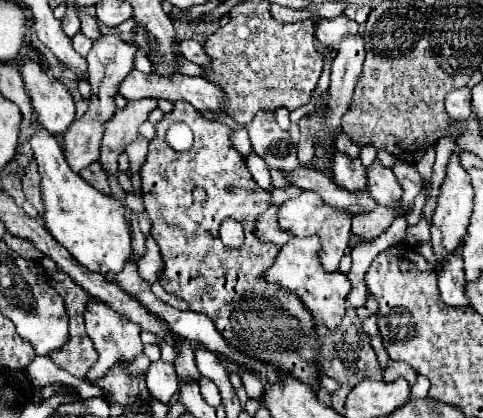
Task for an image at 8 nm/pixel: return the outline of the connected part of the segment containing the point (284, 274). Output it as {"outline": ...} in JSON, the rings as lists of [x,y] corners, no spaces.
{"outline":[[[293,236],[279,250],[273,266],[269,270],[265,270],[263,280],[279,284],[281,288],[293,292],[297,298],[301,298],[305,308],[311,310],[317,324],[323,324],[329,330],[333,330],[339,326],[339,322],[345,314],[345,298],[351,290],[351,284],[349,284],[345,274],[341,274],[341,272],[327,274],[323,270],[321,260],[319,260],[319,248],[321,248],[321,244],[319,244],[317,236],[309,236],[309,238],[295,238]]]}

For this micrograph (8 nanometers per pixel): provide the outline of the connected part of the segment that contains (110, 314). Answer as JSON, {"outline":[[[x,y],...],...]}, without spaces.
{"outline":[[[93,301],[87,306],[85,326],[87,326],[87,336],[93,340],[99,355],[97,362],[93,364],[89,374],[85,376],[87,384],[93,384],[97,380],[101,380],[115,362],[119,362],[119,360],[133,360],[135,356],[139,356],[143,352],[143,344],[141,344],[141,336],[139,336],[141,328],[135,322],[129,322],[127,318],[112,310],[103,302]]]}

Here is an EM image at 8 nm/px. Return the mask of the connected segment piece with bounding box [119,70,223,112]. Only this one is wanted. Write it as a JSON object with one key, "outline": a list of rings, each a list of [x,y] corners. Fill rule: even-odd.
{"outline":[[[131,70],[129,72],[129,76],[119,86],[119,94],[125,96],[127,100],[141,100],[141,98],[165,98],[165,100],[171,100],[171,102],[185,100],[185,102],[189,102],[197,110],[209,108],[213,112],[221,112],[221,102],[223,102],[223,96],[221,96],[219,86],[213,86],[205,78],[197,78],[197,76],[191,78],[191,76],[183,76],[183,74],[157,76],[155,72],[143,74],[139,70]]]}

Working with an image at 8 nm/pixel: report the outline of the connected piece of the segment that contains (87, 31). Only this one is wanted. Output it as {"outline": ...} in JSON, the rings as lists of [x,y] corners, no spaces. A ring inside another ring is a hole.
{"outline":[[[79,12],[79,20],[81,20],[81,32],[91,38],[91,40],[97,40],[101,36],[99,32],[99,26],[95,22],[95,16],[91,16],[89,12]]]}

